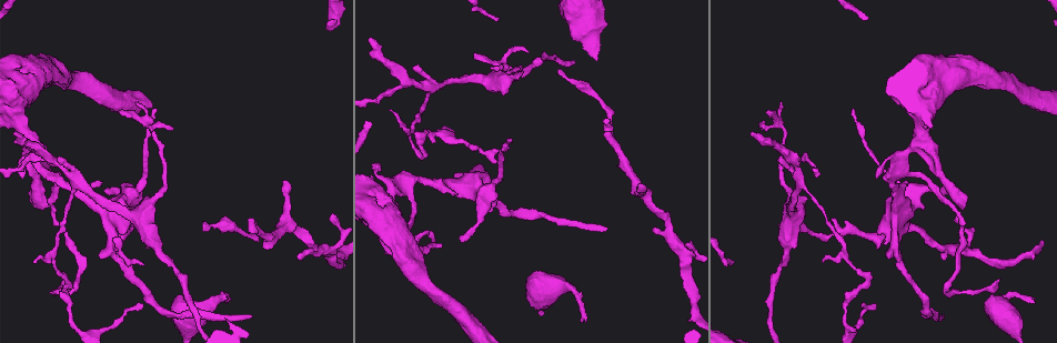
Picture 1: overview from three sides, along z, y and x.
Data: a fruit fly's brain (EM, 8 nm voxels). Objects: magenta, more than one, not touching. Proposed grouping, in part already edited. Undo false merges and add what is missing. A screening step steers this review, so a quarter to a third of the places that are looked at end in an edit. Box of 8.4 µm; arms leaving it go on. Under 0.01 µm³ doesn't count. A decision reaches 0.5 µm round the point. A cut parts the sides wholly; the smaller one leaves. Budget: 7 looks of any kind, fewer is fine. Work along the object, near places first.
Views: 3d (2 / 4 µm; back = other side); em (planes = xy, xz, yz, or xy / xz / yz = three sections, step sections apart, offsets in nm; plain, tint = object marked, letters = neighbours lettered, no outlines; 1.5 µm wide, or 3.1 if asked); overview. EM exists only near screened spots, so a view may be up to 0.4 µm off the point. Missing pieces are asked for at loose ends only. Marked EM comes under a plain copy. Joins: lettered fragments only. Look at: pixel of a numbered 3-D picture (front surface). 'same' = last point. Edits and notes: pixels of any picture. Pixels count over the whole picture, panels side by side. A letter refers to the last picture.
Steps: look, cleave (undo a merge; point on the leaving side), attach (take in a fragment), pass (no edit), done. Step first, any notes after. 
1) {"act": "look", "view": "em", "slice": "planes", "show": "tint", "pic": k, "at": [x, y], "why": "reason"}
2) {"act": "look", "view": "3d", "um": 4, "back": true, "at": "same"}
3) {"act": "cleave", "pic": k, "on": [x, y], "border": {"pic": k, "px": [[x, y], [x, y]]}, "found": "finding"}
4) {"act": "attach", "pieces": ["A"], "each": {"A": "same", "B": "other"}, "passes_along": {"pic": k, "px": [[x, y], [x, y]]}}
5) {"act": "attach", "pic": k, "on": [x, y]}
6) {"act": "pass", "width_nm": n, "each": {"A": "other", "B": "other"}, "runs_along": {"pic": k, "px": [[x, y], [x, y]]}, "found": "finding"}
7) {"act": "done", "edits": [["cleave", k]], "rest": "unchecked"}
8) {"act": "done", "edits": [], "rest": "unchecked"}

{"act": "look", "view": "em", "slice": "planes", "show": "letters", "pic": 1, "at": [407, 81], "why": "three-way junction"}

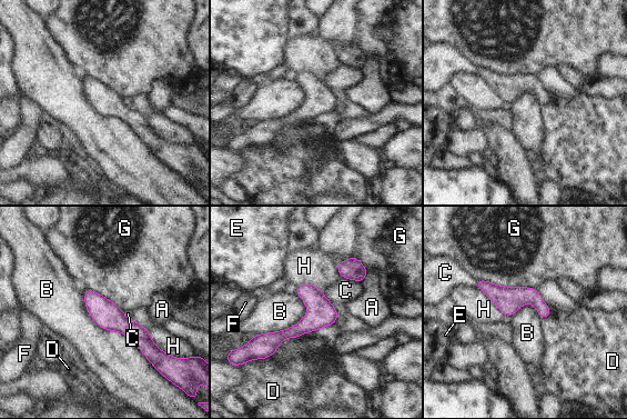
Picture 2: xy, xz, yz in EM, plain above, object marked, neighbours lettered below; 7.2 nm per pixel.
{"act": "pass", "longest_contact_nm": ["B", 800], "each": {"A": "other", "B": "other", "C": "other", "D": "other", "E": "other", "F": "other", "G": "other", "H": "other"}, "runs_along": {"pic": 2, "px": [[87, 292], [114, 320], [160, 353]]}, "found": "all the same neuron"}

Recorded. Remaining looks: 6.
{"act": "look", "view": "3d", "um": 2, "pic": 1, "at": [203, 226], "why": "end of a long branch"}

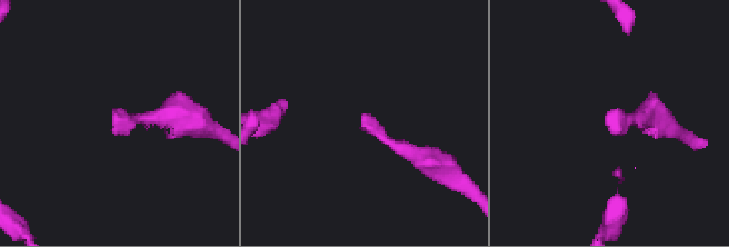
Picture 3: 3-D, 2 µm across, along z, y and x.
{"act": "look", "view": "em", "slice": "planes", "show": "tint", "pic": 3, "at": [113, 116]}

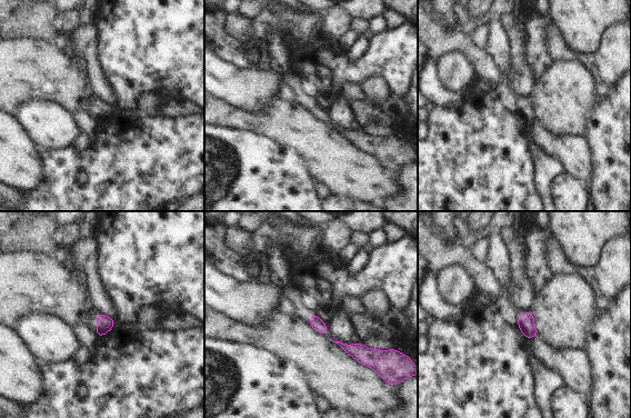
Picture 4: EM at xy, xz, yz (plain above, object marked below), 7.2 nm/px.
{"act": "look", "view": "em", "slice": "planes", "show": "letters", "at": "same"}

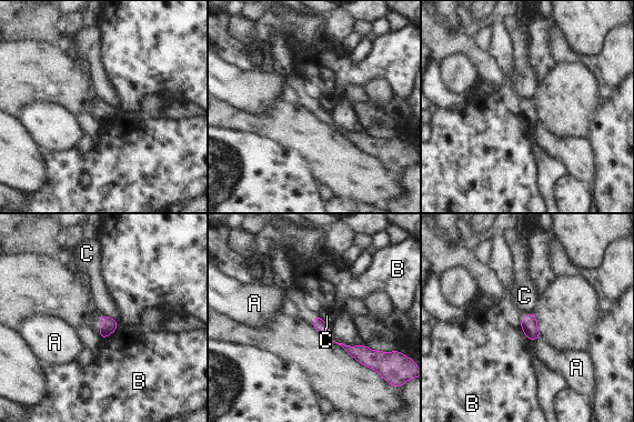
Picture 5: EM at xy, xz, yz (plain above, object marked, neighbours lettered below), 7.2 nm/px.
{"act": "pass", "each": {"A": "other", "B": "other", "C": "other"}, "border": {"pic": 5, "px": [[103, 313], [118, 322]]}, "found": "none of them fits"}

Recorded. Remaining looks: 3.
{"act": "look", "view": "3d", "um": 4, "pic": 1, "at": [1035, 303], "why": "tapers out"}

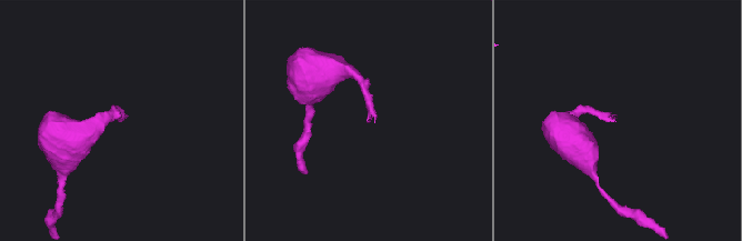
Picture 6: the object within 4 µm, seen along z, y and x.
{"act": "look", "view": "em", "slice": "planes", "show": "letters", "pic": 6, "at": [613, 121]}

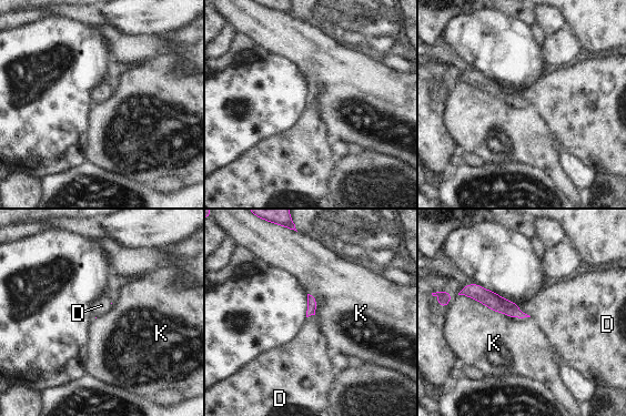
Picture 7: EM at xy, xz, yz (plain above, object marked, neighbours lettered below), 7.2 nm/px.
{"act": "attach", "pieces": ["D"], "each": {"D": "same", "K": "other"}, "passes_along": {"pic": 7, "px": [[496, 303], [524, 313], [558, 310]]}, "found": "it goes on there"}

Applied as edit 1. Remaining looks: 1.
{"act": "done", "edits": [["attach", 7]], "rest": "unchecked"}

